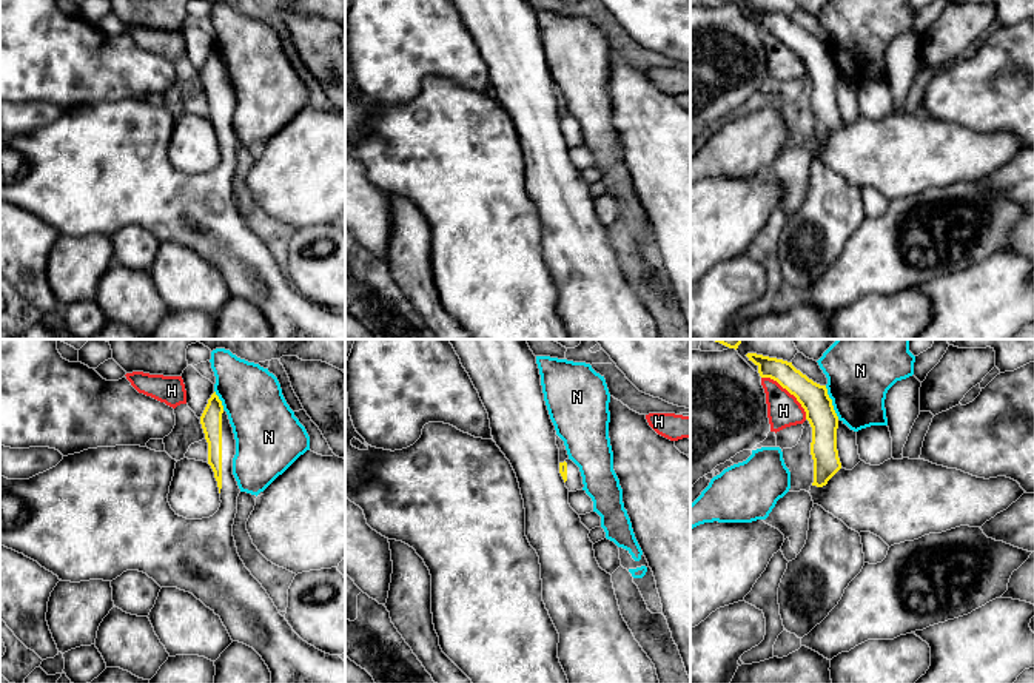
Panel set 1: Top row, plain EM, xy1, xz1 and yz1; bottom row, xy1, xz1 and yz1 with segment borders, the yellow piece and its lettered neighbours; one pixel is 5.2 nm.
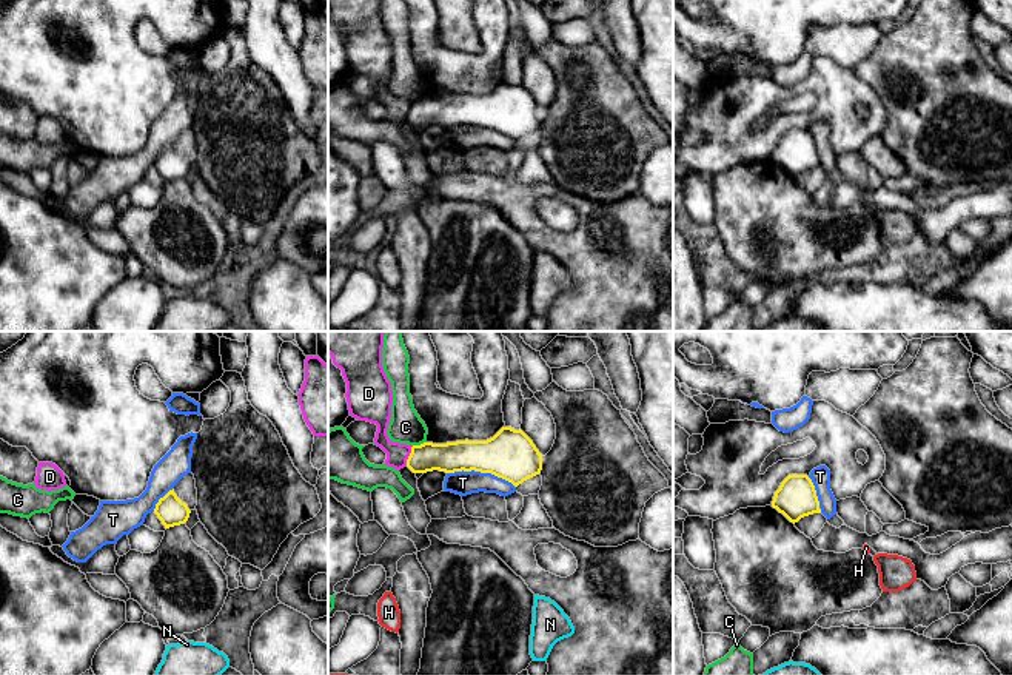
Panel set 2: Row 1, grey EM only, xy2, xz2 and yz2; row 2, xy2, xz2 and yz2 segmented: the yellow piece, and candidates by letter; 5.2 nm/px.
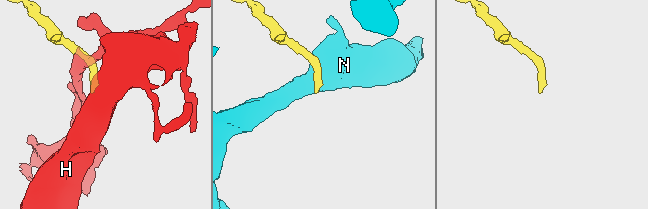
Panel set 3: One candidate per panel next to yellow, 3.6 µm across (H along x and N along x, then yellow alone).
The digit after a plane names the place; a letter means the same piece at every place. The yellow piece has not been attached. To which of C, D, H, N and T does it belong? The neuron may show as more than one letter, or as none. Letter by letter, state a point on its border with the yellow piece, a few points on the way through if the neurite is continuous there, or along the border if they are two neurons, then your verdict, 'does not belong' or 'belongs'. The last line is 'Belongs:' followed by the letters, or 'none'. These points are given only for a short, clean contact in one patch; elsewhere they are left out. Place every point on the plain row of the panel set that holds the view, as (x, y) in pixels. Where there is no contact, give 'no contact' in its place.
C: meets yellow in xz2 at (421, 99); does not belong
D: meets yellow in xz2 at (410, 110); does not belong
H: meets yellow in yz1 at (789, 47); border along yz1 (762, 31), (769, 31), (785, 42), (800, 59), (806, 73); does not belong
N: meets yellow in yz1 at (831, 57); does not belong
T: meets yellow in xz2 at (481, 127); does not belong
Belongs: none

